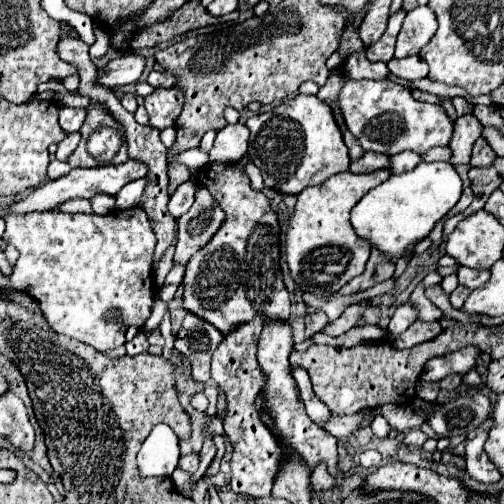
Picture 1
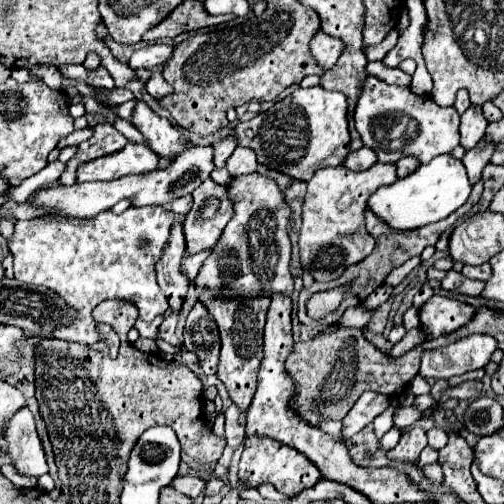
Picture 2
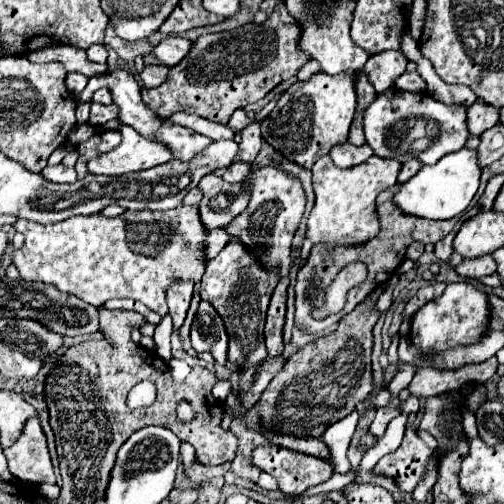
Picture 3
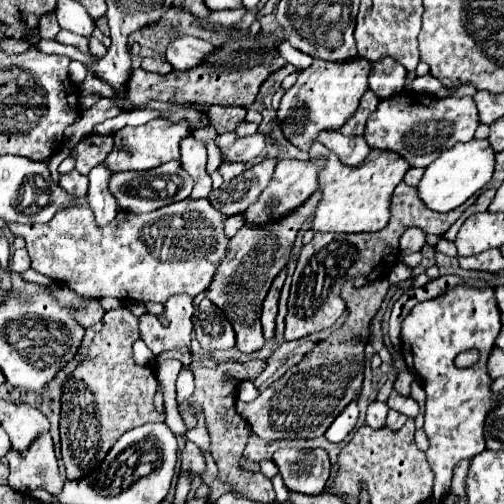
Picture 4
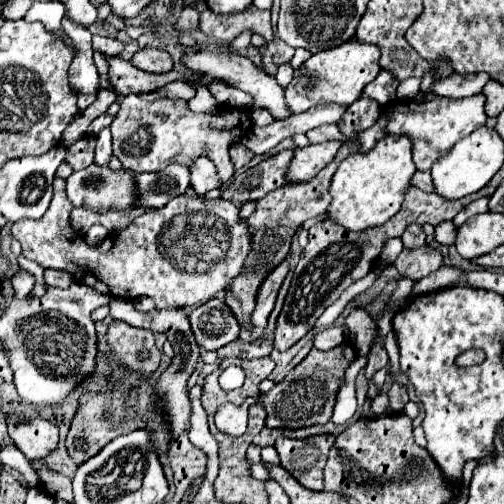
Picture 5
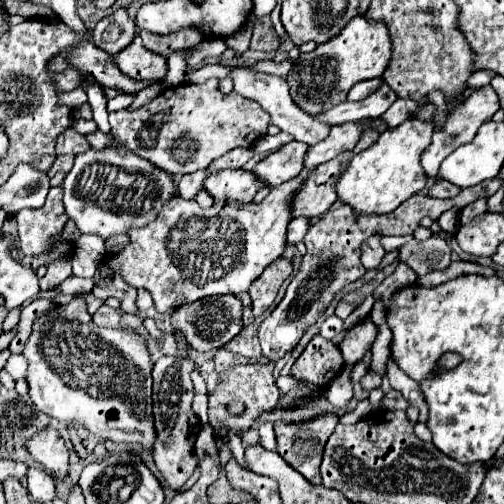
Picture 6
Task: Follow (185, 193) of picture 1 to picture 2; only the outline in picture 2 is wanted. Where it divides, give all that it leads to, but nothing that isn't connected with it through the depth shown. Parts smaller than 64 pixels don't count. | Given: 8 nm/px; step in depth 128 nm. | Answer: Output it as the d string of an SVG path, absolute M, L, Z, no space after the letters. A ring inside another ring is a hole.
M188 194L174 200L174 202L170 204L170 210L172 210L172 212L176 212L176 214L186 214L186 212L192 208L192 204L193 197L191 194Z

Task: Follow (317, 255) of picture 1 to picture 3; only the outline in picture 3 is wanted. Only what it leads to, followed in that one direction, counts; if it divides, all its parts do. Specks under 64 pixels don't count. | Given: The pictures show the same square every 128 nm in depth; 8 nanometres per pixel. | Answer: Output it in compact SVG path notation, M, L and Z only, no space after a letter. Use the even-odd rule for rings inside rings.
M322 156L312 168L312 186L316 194L316 204L308 216L306 238L316 244L326 246L360 246L372 240L380 226L376 218L376 196L396 184L400 172L398 160L384 160L378 156L368 158L368 162L342 170L334 166L330 156Z

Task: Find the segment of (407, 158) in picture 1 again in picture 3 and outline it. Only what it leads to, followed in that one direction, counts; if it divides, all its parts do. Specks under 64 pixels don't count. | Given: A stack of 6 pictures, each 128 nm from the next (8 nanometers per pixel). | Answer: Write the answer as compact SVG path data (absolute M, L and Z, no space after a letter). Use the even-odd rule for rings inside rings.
M406 160L406 162L402 162L402 168L400 168L400 174L398 174L398 182L400 184L404 184L406 180L410 180L418 170L422 168L422 164L420 164L420 160Z

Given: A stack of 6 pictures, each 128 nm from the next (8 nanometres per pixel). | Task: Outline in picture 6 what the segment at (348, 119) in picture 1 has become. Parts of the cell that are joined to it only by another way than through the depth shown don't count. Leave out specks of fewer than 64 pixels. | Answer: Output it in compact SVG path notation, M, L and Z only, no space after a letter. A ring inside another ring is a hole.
M484 86L484 88L476 90L476 92L472 92L468 98L464 98L464 102L462 102L460 106L450 108L444 124L436 124L436 120L434 120L436 106L434 106L434 104L426 104L424 108L418 108L418 112L414 114L414 118L422 120L422 122L430 122L430 124L434 124L432 144L422 152L422 168L424 168L426 176L436 176L436 174L438 174L438 166L440 166L440 162L442 162L452 150L456 150L458 146L462 146L464 142L470 142L470 140L476 136L478 128L480 128L484 122L488 122L488 120L494 116L494 112L496 112L498 108L500 108L500 104L498 104L498 96L496 96L496 92L492 92L490 86Z

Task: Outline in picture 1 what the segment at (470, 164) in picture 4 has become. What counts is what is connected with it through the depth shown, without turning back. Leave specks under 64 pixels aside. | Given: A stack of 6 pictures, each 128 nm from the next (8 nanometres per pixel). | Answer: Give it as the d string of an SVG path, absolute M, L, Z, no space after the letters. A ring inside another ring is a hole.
M420 162L414 170L392 174L386 182L370 190L350 212L350 222L356 234L372 248L380 250L386 260L398 262L402 256L412 256L420 240L432 232L436 222L444 218L462 196L462 180L448 162Z

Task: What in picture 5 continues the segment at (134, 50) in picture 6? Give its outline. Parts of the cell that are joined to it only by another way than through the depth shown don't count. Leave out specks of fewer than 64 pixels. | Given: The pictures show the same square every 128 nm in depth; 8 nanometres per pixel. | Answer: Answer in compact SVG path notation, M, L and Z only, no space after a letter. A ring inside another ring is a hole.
M142 48L134 54L132 64L140 70L146 72L168 72L172 70L172 58L168 52L164 50L150 50L150 48Z

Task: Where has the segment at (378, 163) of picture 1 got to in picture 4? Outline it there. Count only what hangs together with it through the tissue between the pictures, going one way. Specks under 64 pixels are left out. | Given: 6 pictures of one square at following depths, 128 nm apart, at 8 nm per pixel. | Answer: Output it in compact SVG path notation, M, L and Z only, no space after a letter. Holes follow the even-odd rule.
M322 132L320 144L324 144L328 150L332 150L340 162L346 166L358 166L366 160L370 154L370 146L362 136L344 136L340 132Z

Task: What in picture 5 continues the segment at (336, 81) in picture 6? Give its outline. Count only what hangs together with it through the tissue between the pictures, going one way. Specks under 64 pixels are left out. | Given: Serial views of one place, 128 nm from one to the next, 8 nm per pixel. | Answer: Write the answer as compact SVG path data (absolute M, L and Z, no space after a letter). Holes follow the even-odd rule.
M356 38L348 44L342 44L340 48L328 50L328 52L316 52L312 54L302 68L294 72L292 84L286 88L286 106L290 108L292 114L302 114L308 108L320 104L320 102L334 102L340 106L350 106L362 96L362 90L366 84L370 84L378 72L380 52L374 48L374 44L360 44ZM298 96L306 98L306 104L298 104Z

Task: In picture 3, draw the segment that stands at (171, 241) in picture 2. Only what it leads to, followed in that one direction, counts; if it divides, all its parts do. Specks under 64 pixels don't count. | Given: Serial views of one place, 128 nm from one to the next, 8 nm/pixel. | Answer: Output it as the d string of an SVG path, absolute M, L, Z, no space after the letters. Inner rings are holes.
M176 280L174 284L170 284L166 288L166 302L168 302L168 308L170 308L168 314L174 320L174 328L180 328L184 318L186 318L190 298L192 298L192 286L194 286L194 282Z

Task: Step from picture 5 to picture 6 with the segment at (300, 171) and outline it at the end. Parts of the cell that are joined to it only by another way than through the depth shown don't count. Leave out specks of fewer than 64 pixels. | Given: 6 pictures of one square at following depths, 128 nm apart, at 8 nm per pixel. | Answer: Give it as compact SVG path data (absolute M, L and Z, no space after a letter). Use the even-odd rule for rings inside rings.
M350 122L350 124L332 126L326 140L308 148L308 152L304 156L304 168L312 170L312 168L336 158L340 152L352 150L356 146L362 130L364 130L364 122Z

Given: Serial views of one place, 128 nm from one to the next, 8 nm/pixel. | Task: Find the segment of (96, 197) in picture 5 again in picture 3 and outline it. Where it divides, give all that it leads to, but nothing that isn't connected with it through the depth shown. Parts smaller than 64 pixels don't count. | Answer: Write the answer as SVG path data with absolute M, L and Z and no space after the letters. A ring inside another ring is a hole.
M64 164L46 166L40 174L42 174L46 180L50 180L50 182L76 182L76 172L74 172L74 168L68 168L68 166L64 166Z

